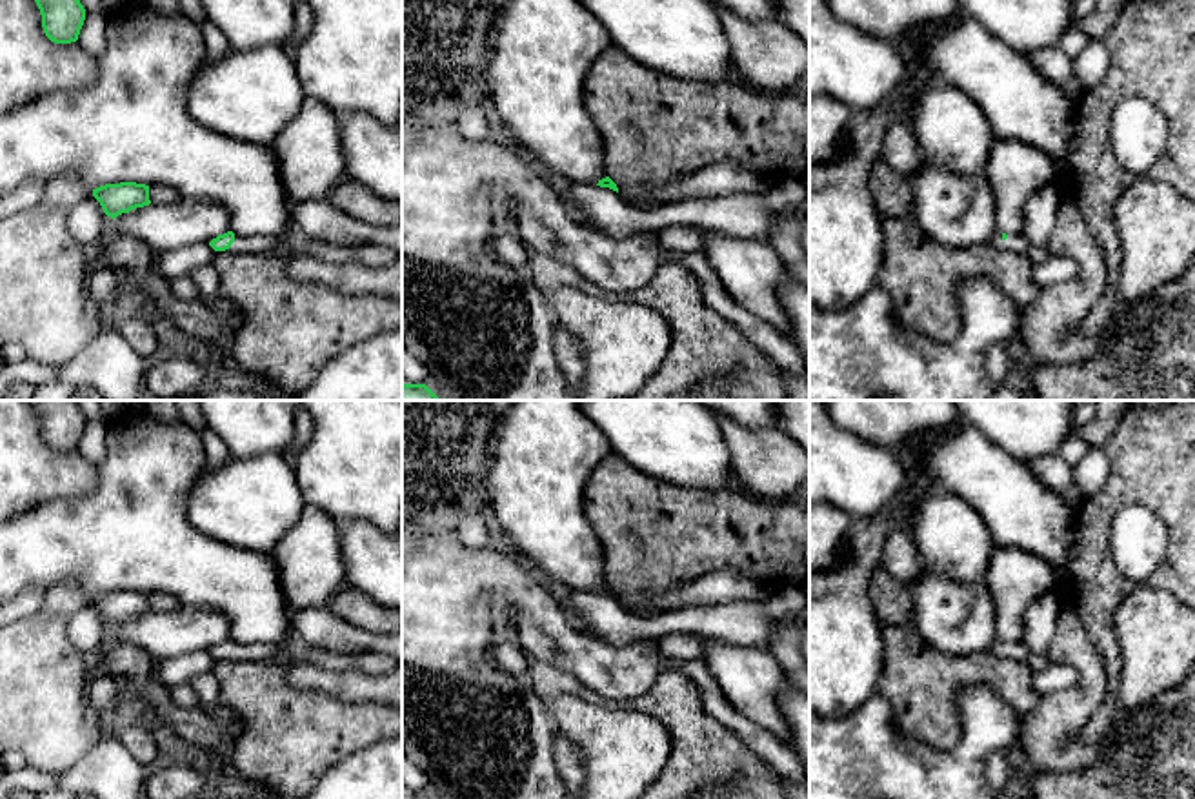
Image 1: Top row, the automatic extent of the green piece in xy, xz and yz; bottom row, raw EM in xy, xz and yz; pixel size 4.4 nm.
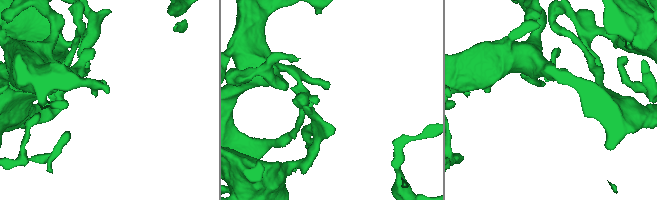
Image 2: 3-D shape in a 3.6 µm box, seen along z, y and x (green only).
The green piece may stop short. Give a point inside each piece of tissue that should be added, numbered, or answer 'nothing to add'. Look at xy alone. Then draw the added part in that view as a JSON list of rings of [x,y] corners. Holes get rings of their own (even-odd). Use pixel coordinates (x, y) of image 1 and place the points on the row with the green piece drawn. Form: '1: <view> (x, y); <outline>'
1: xy (259, 244); [[[235,235],[235,242],[229,249],[233,253],[244,253],[244,255],[275,255],[289,248],[289,235],[278,235],[278,237],[240,237]]]

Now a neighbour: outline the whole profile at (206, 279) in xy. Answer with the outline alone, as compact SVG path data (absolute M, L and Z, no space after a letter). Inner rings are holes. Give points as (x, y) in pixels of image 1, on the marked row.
M213 264L193 269L187 275L198 289L198 300L202 300L213 313L216 313L222 324L231 326L236 335L244 326L244 317L236 304L224 298L220 293L220 277Z

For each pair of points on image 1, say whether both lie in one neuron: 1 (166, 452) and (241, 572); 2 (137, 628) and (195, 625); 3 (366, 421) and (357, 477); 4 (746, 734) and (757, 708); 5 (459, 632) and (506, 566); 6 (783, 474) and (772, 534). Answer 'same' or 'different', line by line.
1: same
2: same
3: same
4: different
5: same
6: different

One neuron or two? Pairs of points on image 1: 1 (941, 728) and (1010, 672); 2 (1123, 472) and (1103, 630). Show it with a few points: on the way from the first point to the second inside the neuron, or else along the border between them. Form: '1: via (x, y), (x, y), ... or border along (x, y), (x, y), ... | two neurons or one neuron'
1: via (941, 703), (941, 696), (964, 672), (984, 672) | one neuron
2: via (1097, 512), (1097, 590) | one neuron

